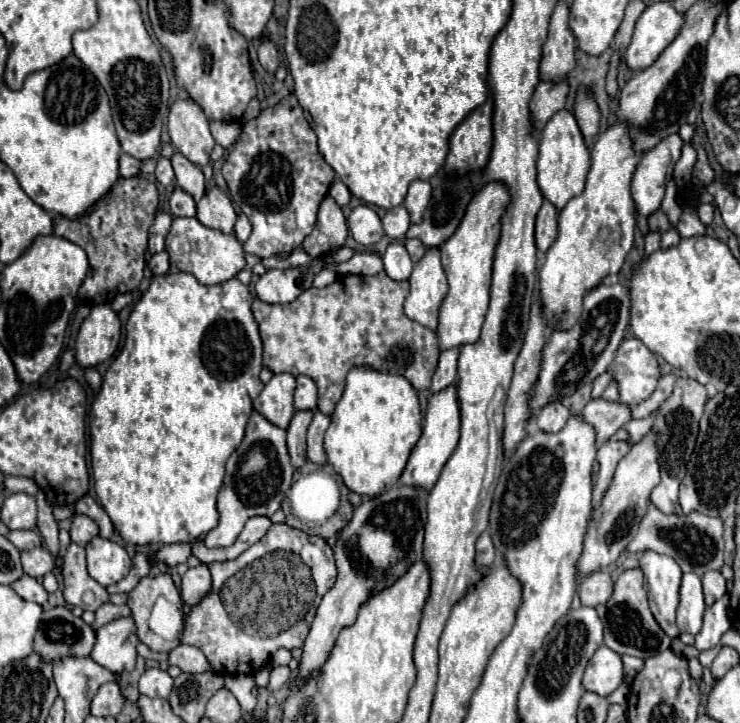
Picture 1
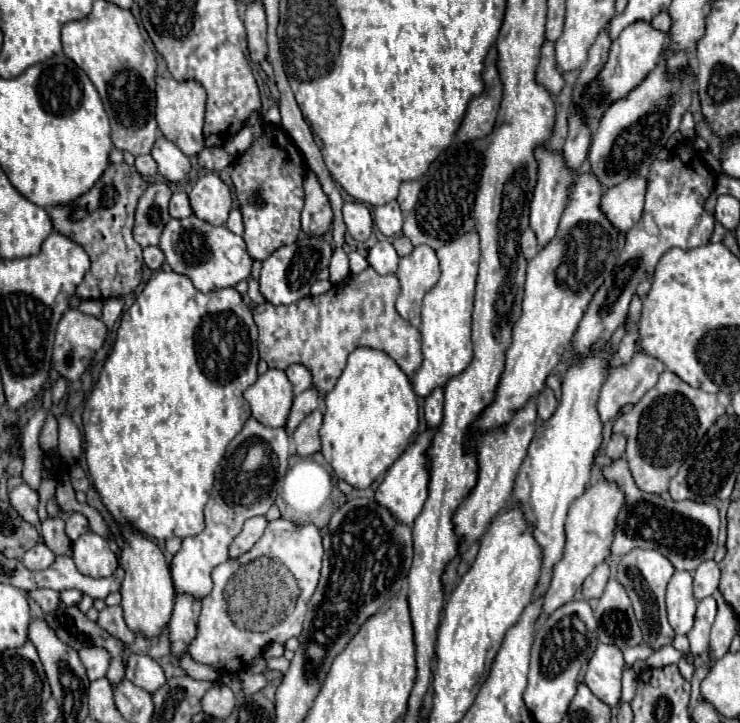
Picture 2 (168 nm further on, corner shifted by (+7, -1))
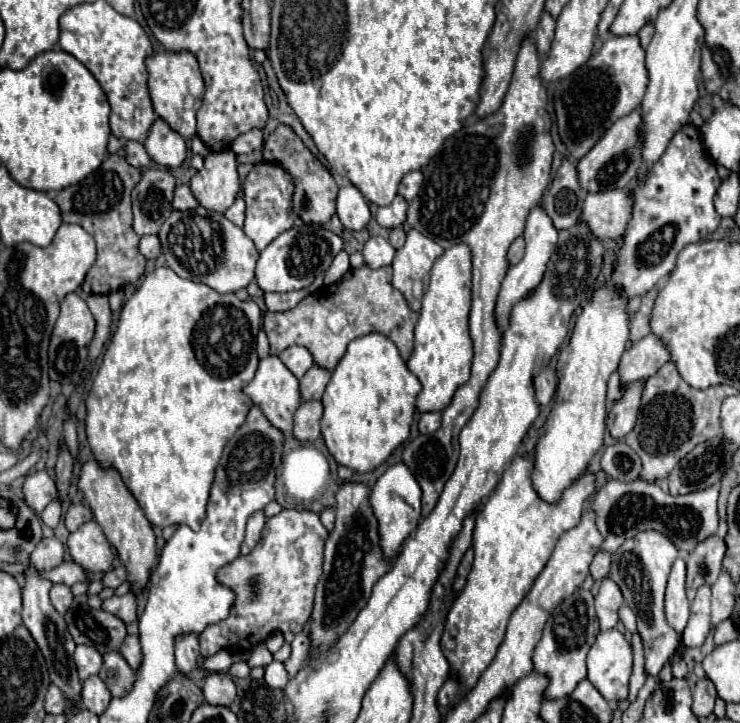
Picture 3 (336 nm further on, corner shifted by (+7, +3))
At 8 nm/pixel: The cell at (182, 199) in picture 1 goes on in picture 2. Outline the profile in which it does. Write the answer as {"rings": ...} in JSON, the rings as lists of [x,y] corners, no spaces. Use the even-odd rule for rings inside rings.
{"rings":[[[186,192],[172,194],[170,216],[172,218],[188,218],[190,214],[192,214],[192,208],[190,208],[190,202],[188,202],[188,194]]]}

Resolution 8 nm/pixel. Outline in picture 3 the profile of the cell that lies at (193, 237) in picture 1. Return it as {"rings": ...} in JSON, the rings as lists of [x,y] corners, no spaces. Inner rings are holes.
{"rings":[[[202,208],[192,212],[174,210],[172,216],[162,224],[158,236],[168,266],[182,278],[202,282],[220,294],[246,288],[254,280],[258,250],[244,230],[232,224],[220,212],[208,212]]]}

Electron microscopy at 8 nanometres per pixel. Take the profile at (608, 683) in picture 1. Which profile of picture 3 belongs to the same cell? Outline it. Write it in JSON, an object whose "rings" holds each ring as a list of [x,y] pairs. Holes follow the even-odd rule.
{"rings":[[[616,628],[600,632],[588,652],[586,664],[588,680],[608,702],[626,700],[632,674],[632,644],[622,632]]]}

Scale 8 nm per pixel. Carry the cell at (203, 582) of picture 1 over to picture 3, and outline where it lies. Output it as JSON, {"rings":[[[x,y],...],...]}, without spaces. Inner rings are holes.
{"rings":[[[186,634],[176,642],[176,666],[178,672],[182,672],[184,676],[188,676],[188,672],[192,672],[198,664],[198,638],[196,634]]]}

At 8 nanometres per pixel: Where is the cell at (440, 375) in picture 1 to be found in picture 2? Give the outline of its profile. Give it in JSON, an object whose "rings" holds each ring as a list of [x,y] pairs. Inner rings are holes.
{"rings":[[[434,388],[424,402],[424,416],[428,426],[438,426],[442,422],[442,404],[444,404],[444,388]]]}

